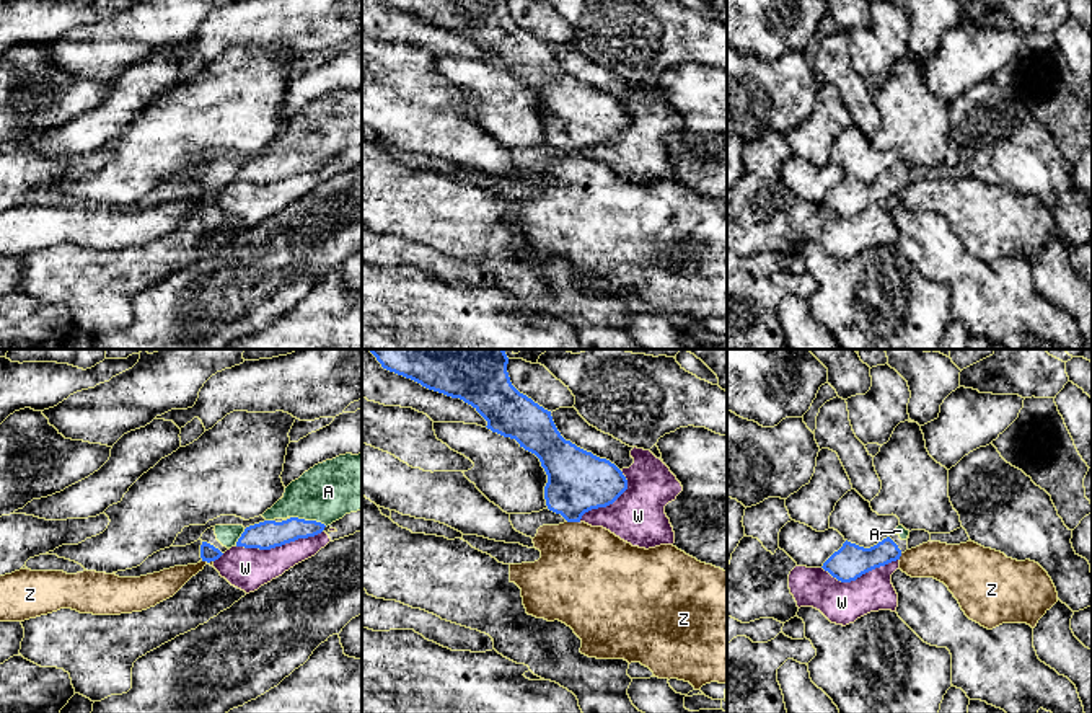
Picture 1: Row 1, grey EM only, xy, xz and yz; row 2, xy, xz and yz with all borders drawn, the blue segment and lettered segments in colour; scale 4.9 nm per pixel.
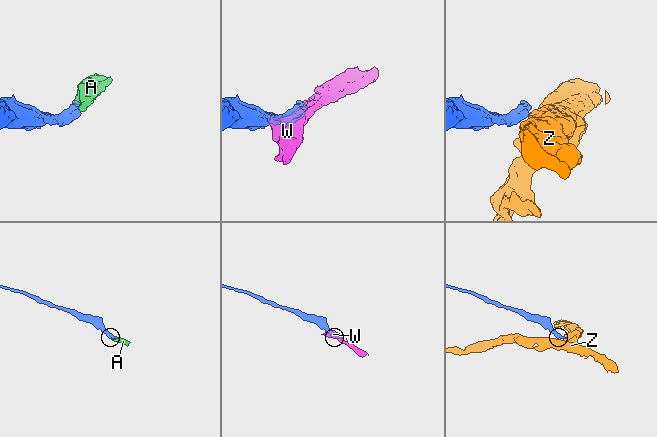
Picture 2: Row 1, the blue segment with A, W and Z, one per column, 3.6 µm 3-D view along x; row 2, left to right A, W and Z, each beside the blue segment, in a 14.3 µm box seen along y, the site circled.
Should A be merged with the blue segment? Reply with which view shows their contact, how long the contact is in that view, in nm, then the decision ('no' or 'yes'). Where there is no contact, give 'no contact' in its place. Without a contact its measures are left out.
xy | 190 nm | yes

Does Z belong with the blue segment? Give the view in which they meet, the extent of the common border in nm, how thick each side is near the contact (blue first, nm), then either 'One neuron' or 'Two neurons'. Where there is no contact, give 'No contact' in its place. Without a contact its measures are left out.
Touches blue in xz. Shared border 70 nm. Thickness 300 nm (blue) against 440 nm. Two neurons

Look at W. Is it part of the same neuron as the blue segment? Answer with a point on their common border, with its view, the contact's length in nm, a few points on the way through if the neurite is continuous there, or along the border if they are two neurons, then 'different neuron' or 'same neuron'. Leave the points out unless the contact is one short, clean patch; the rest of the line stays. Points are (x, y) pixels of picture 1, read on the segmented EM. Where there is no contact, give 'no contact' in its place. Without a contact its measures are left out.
xy (279, 545) | 440 nm | different neuron

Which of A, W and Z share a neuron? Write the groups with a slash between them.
A / W / Z

